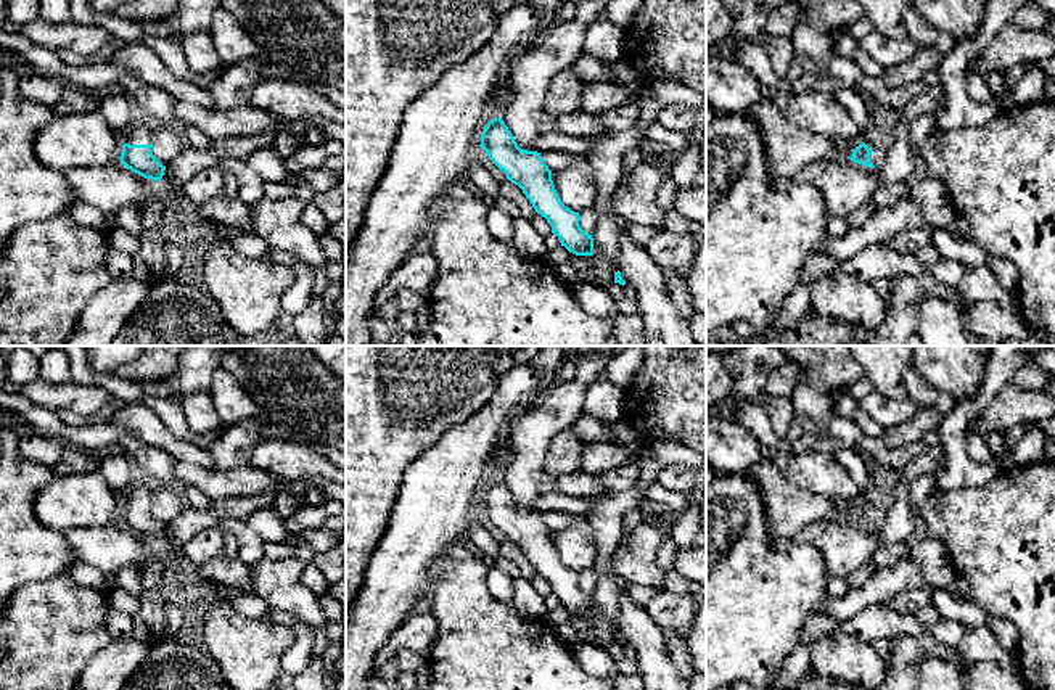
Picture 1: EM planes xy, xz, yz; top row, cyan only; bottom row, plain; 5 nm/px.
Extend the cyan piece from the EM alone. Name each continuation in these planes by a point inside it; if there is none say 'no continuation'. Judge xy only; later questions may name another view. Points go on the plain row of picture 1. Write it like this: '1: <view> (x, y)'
1: xy (135, 494)

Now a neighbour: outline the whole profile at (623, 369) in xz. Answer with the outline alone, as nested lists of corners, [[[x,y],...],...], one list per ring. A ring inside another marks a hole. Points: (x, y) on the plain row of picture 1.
[[[627,346],[606,365],[605,372],[611,383],[627,394],[642,363],[643,363],[643,347]]]

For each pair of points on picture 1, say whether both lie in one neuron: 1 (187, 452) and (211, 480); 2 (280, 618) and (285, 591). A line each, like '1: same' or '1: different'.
1: different
2: different

